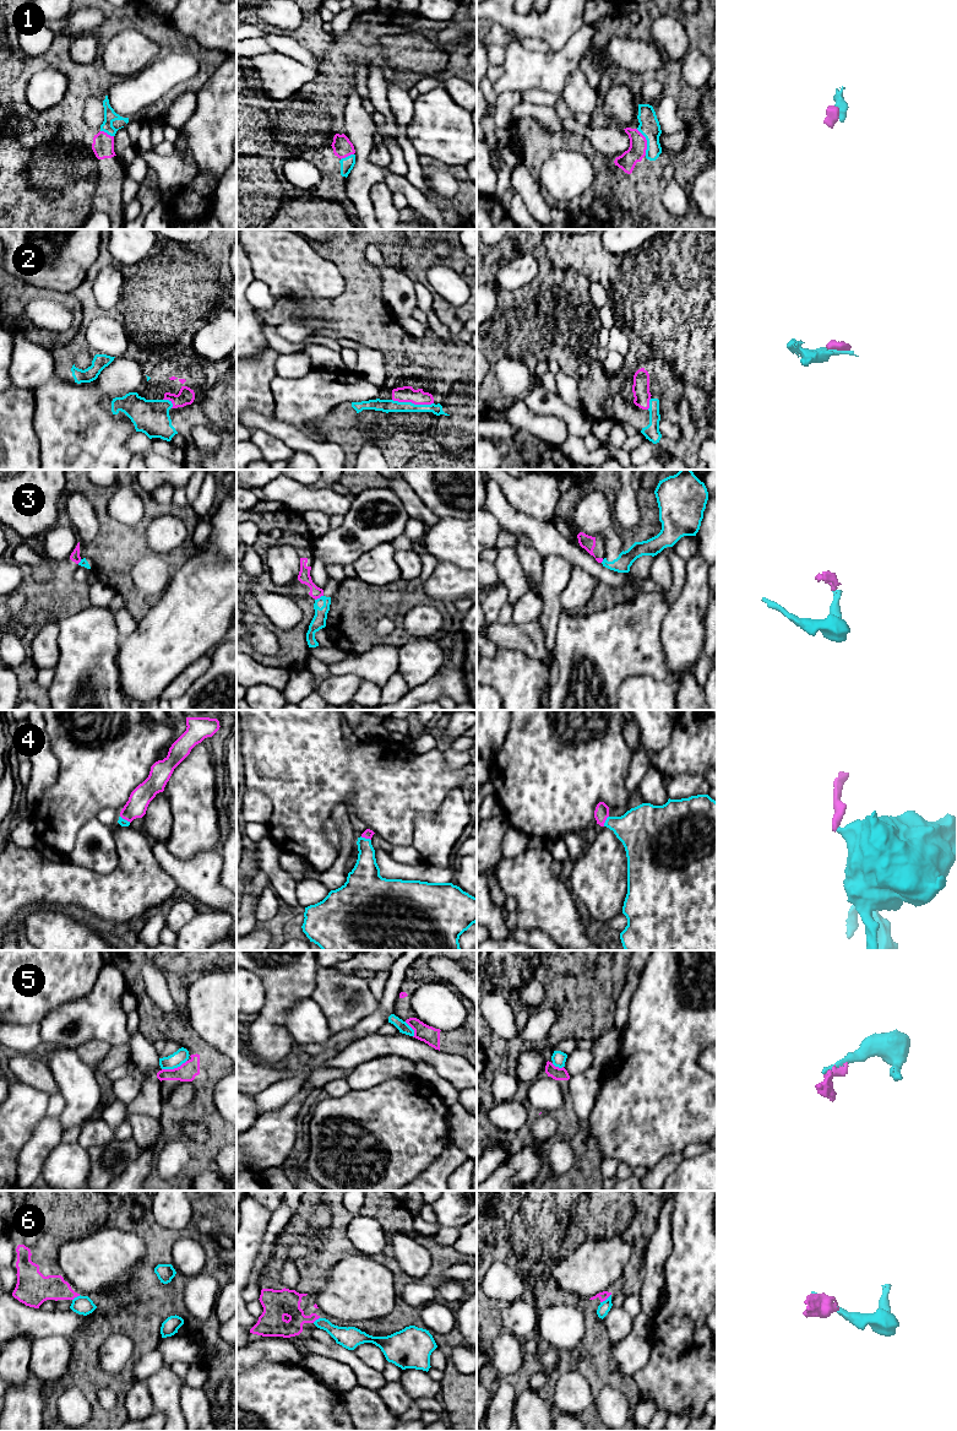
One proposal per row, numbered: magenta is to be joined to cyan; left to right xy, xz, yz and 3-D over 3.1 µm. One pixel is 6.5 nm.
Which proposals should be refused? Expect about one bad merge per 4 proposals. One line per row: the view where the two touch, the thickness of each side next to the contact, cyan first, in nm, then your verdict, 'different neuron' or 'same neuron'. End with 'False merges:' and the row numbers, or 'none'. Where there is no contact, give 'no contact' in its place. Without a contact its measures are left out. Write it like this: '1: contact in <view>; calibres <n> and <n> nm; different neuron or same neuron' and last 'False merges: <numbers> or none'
1: contact in yz; calibres 140 and 120 nm; same neuron
2: contact in xz; calibres 80 and 110 nm; same neuron
3: contact in xz; calibres 90 and 80 nm; different neuron
4: contact in xz; calibres 190 and 60 nm; same neuron
5: contact in xy; calibres 90 and 120 nm; different neuron
6: contact in yz; calibres 80 and 60 nm; different neuron
False merges: 3, 5, 6

